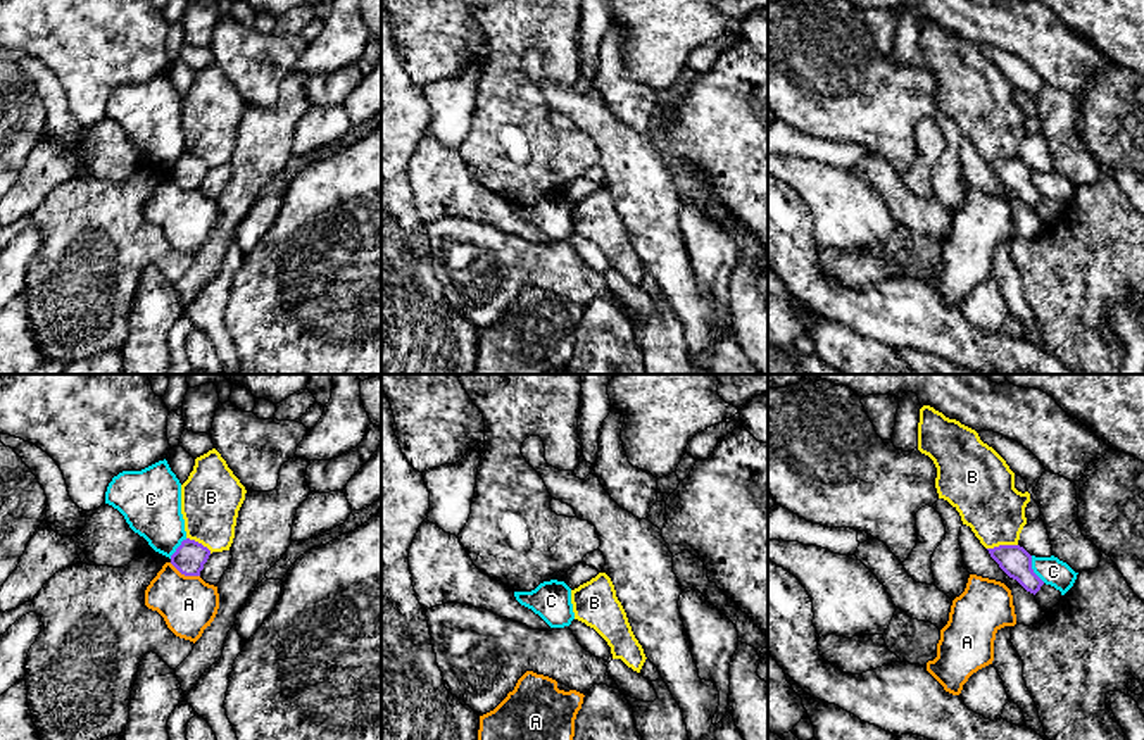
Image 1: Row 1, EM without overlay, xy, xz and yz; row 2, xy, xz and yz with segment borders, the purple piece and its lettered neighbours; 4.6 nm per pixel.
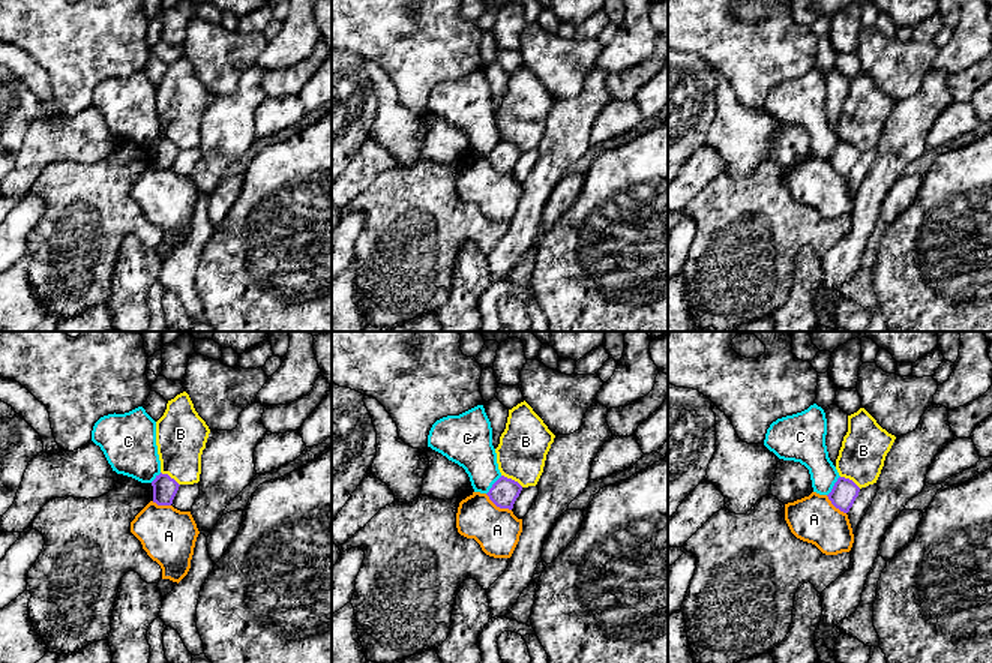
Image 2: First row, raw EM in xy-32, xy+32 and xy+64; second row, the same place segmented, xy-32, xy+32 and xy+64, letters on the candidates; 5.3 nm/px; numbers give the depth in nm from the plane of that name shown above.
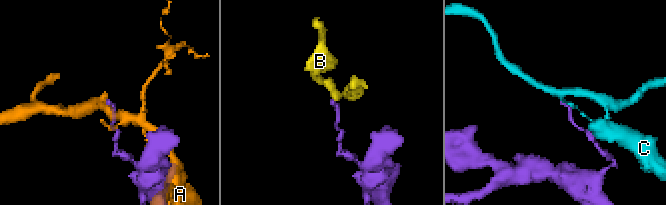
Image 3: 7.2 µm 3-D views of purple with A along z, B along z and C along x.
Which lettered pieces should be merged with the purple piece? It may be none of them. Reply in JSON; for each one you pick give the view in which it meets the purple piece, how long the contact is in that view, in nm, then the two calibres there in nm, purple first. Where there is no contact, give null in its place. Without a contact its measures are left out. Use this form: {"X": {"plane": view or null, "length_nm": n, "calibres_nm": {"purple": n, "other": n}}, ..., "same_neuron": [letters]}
{"same_neuron": []}

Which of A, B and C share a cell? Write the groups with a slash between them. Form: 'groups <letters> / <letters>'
groups A / B / C

